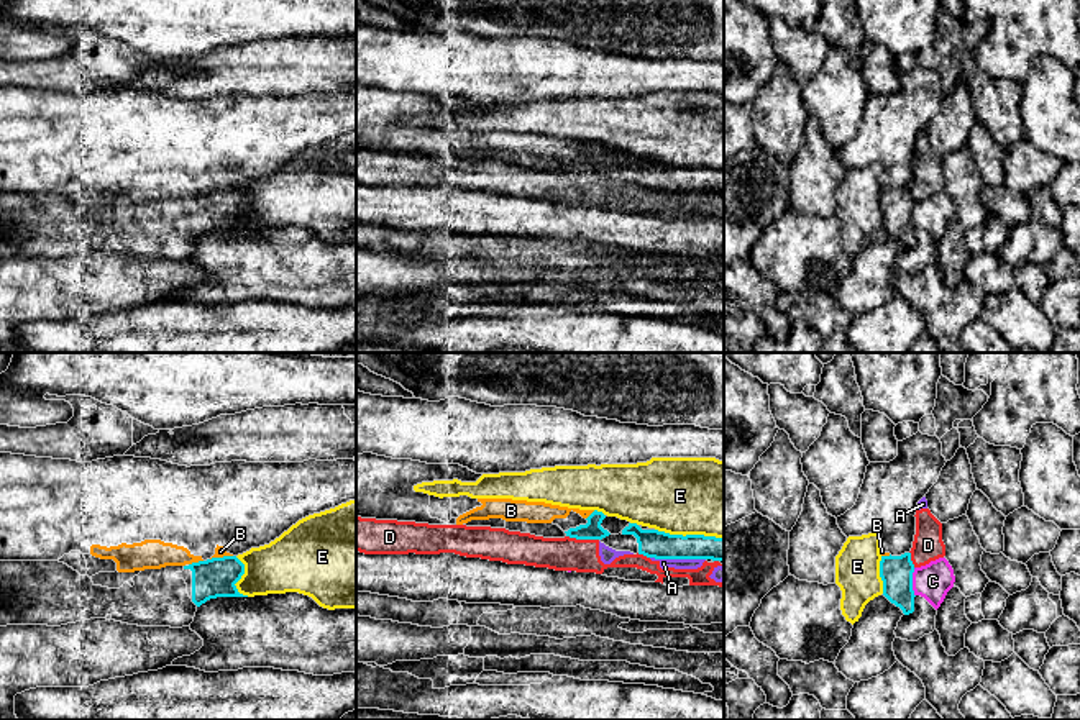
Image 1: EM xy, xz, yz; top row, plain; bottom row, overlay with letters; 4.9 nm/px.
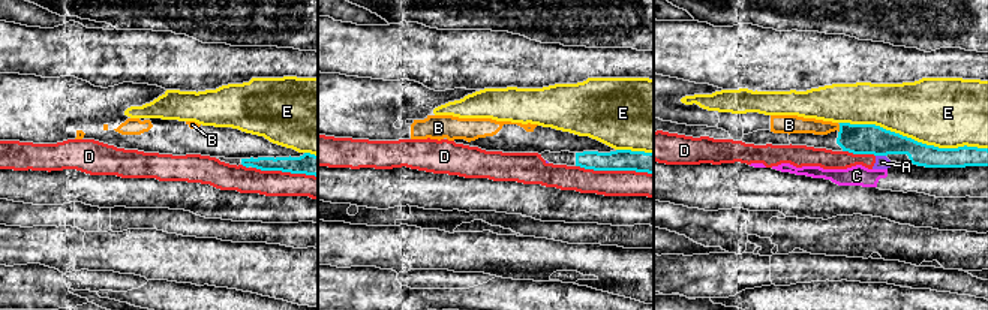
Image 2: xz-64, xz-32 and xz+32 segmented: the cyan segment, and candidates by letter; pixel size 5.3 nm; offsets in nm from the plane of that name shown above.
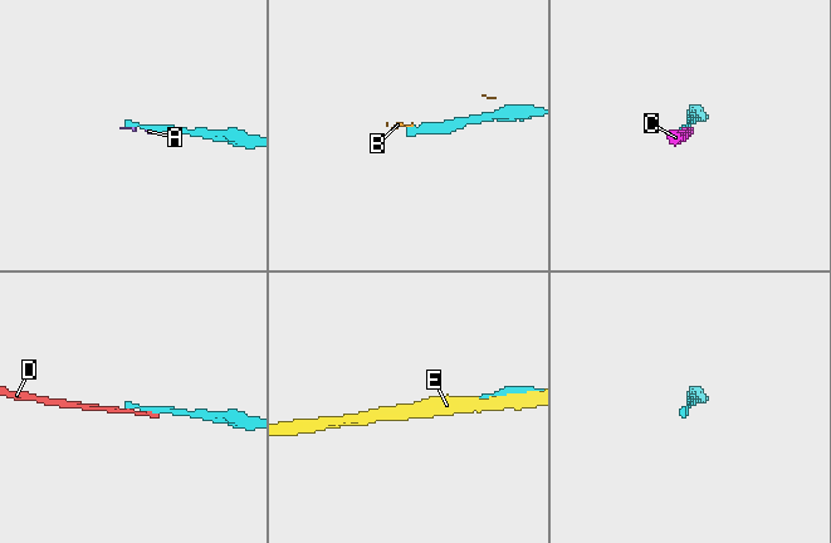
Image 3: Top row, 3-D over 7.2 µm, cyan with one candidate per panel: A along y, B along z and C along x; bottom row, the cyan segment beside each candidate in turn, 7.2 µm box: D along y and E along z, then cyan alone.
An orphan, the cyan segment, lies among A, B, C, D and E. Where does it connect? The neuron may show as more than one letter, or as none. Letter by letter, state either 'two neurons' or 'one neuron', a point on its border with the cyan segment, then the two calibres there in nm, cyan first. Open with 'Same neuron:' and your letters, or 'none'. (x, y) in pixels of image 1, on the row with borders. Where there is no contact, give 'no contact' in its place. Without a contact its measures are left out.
Same neuron: none
A: two neurons | xz (678, 558) | 140/50 nm
B: two neurons | xy (196, 563) | 190/140 nm
C: two neurons | yz (911, 583) | 160/180 nm
D: two neurons | xz (583, 538) | 90/160 nm
E: two neurons | xz (690, 535) | 140/380 nm

